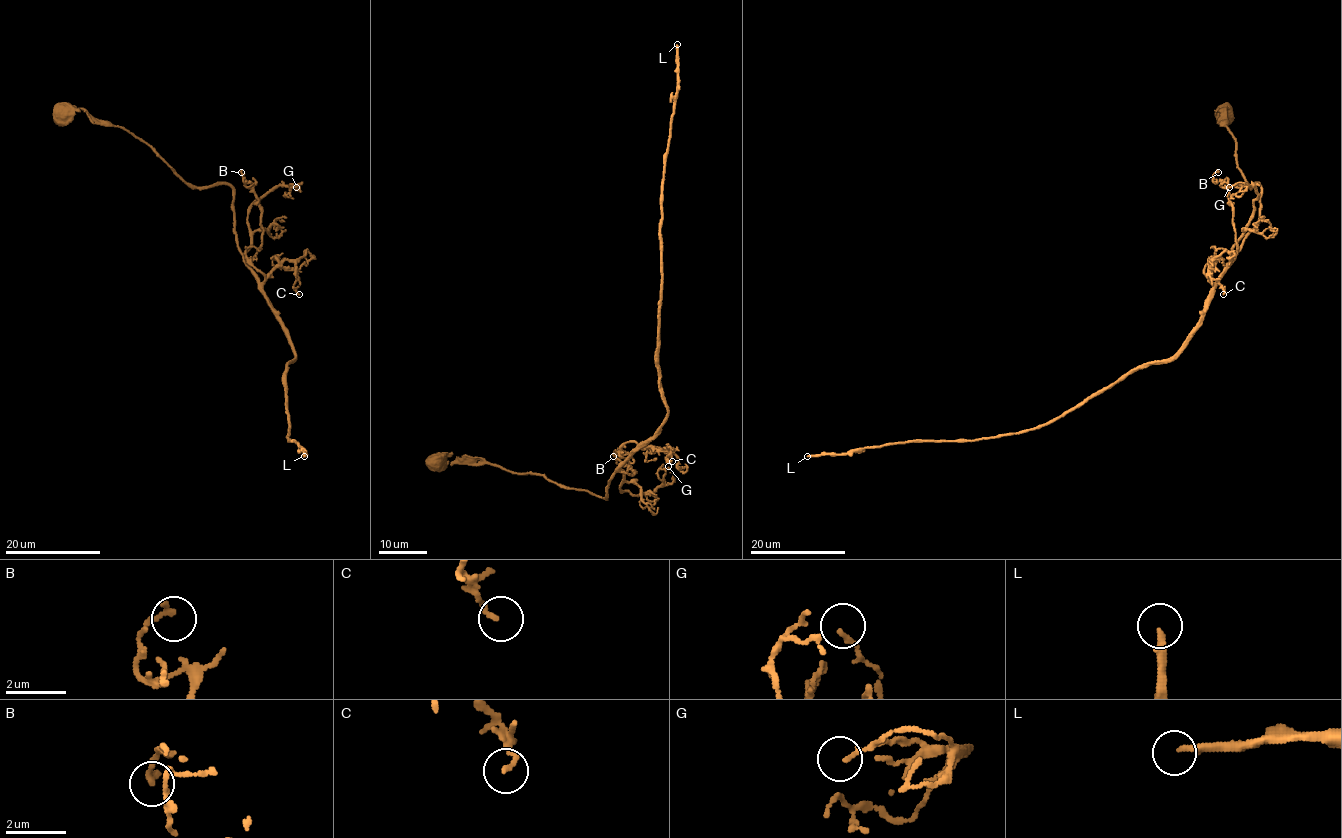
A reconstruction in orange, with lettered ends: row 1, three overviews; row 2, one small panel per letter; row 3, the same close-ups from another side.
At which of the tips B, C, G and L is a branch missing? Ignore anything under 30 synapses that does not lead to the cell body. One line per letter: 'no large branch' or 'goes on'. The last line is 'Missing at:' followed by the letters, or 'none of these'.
B: no large branch
C: no large branch
G: no large branch
L: goes on
Missing at: L

